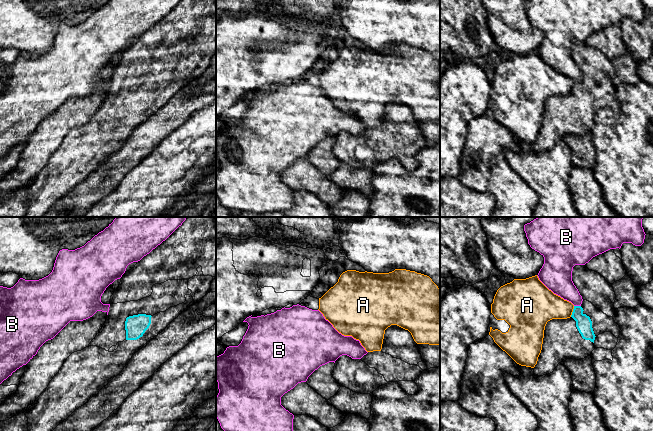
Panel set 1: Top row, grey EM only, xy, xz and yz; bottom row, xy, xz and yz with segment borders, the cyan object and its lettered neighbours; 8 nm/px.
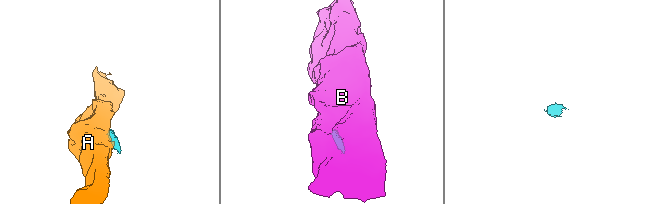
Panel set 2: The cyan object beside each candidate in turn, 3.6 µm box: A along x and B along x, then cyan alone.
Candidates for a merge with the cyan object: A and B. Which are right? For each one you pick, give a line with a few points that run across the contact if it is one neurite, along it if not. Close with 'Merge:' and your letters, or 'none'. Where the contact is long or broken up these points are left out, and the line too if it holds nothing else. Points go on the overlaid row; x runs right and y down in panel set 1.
Merge: none

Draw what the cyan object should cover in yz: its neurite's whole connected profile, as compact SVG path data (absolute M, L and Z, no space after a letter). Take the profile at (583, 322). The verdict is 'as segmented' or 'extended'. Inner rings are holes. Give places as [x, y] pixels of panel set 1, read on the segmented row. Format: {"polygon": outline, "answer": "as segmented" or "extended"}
{"polygon": "M575 265L572 281L582 296L582 304L574 306L572 315L567 319L552 319L547 322L544 330L542 350L534 367L535 376L548 375L559 363L567 359L584 359L595 349L595 337L604 332L611 332L616 338L620 335L620 326L614 321L614 302L616 295L612 284L608 283L599 273L589 270L585 265Z", "answer": "extended"}

